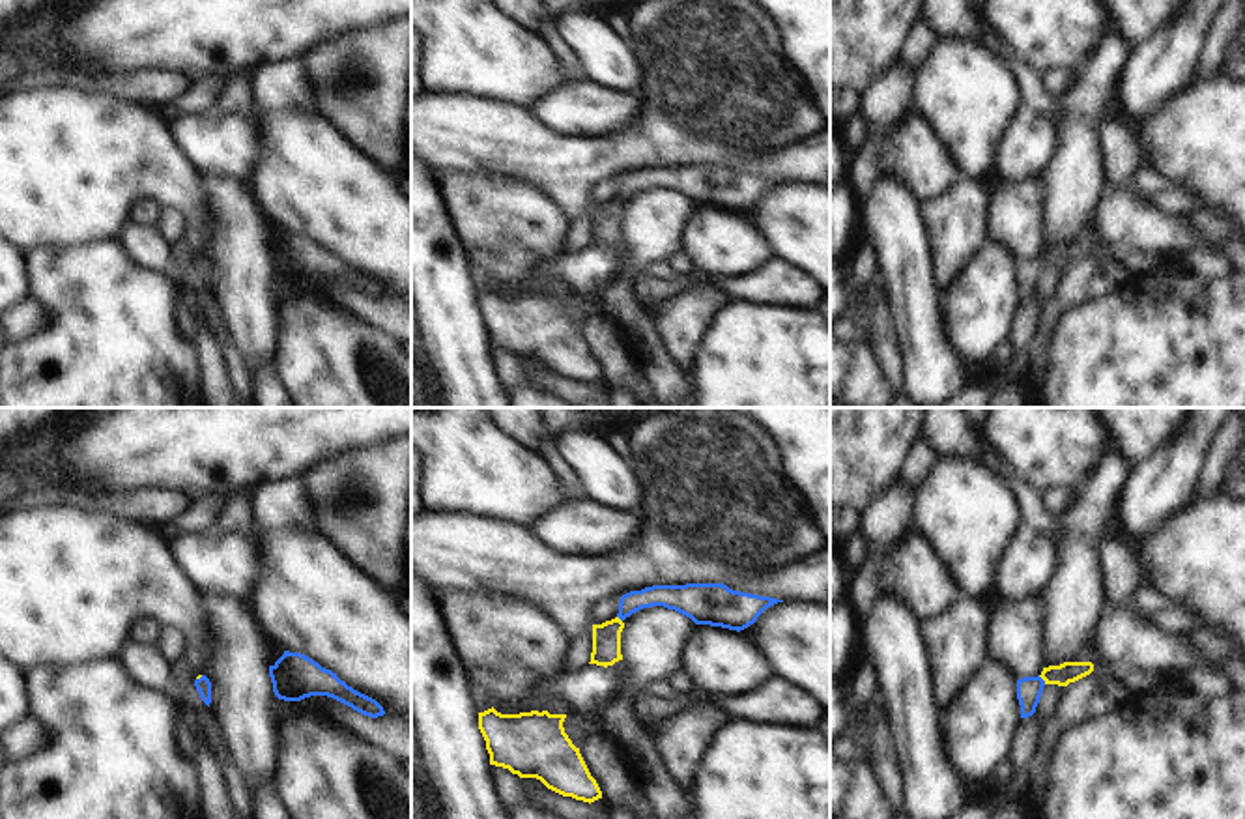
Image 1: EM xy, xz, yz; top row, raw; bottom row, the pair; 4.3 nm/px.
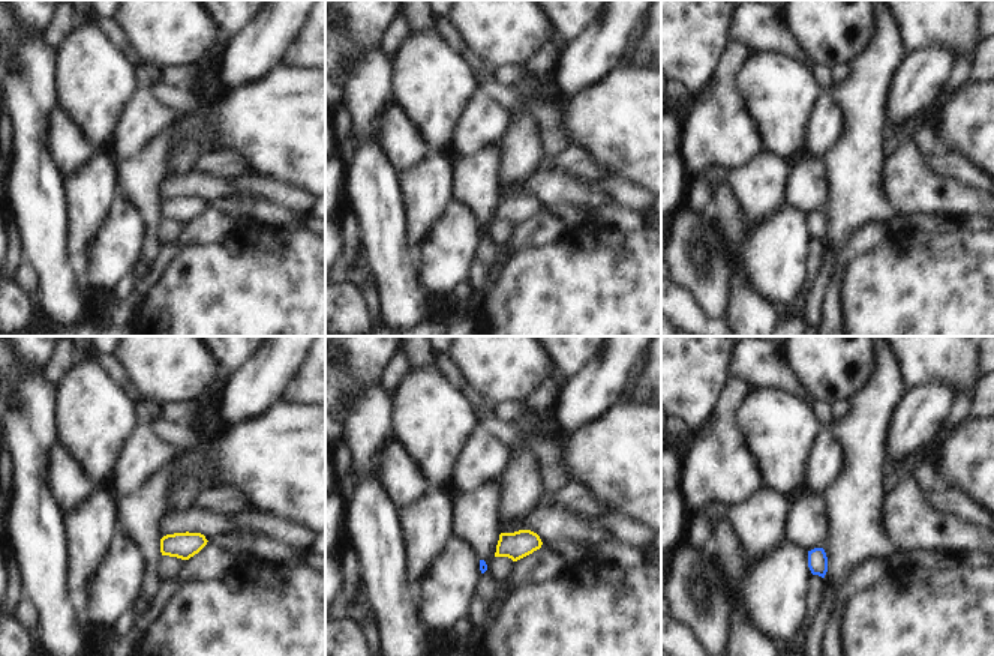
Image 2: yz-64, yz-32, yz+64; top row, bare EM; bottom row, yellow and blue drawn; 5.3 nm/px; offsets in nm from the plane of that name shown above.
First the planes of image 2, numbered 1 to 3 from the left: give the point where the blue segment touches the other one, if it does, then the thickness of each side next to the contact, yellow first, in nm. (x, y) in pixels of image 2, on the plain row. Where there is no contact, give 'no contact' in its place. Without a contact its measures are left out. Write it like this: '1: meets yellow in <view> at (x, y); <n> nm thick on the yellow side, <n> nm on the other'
1: no contact
2: no contact
3: no contact

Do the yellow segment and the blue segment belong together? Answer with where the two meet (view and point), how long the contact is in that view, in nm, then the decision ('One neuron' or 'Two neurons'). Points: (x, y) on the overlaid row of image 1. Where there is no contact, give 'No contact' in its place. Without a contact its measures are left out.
Touches yellow at yz (1042, 677). Shared border 50 nm. One neuron

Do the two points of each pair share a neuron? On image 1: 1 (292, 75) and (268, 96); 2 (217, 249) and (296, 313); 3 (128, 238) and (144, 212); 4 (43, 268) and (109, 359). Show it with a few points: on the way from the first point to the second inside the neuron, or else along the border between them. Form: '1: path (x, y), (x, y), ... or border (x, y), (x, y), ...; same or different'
1: path (286, 81), (273, 90); same
2: border (277, 305), (279, 318), (273, 348); different
3: border (129, 221), (141, 227), (154, 227); different
4: path (66, 290), (109, 337); same

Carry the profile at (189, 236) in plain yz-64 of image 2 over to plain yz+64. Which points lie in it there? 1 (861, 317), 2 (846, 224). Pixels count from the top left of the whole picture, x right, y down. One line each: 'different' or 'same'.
1: different
2: different

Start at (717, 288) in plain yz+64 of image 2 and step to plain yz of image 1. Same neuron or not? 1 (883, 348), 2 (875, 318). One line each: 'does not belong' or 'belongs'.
1: belongs
2: belongs

